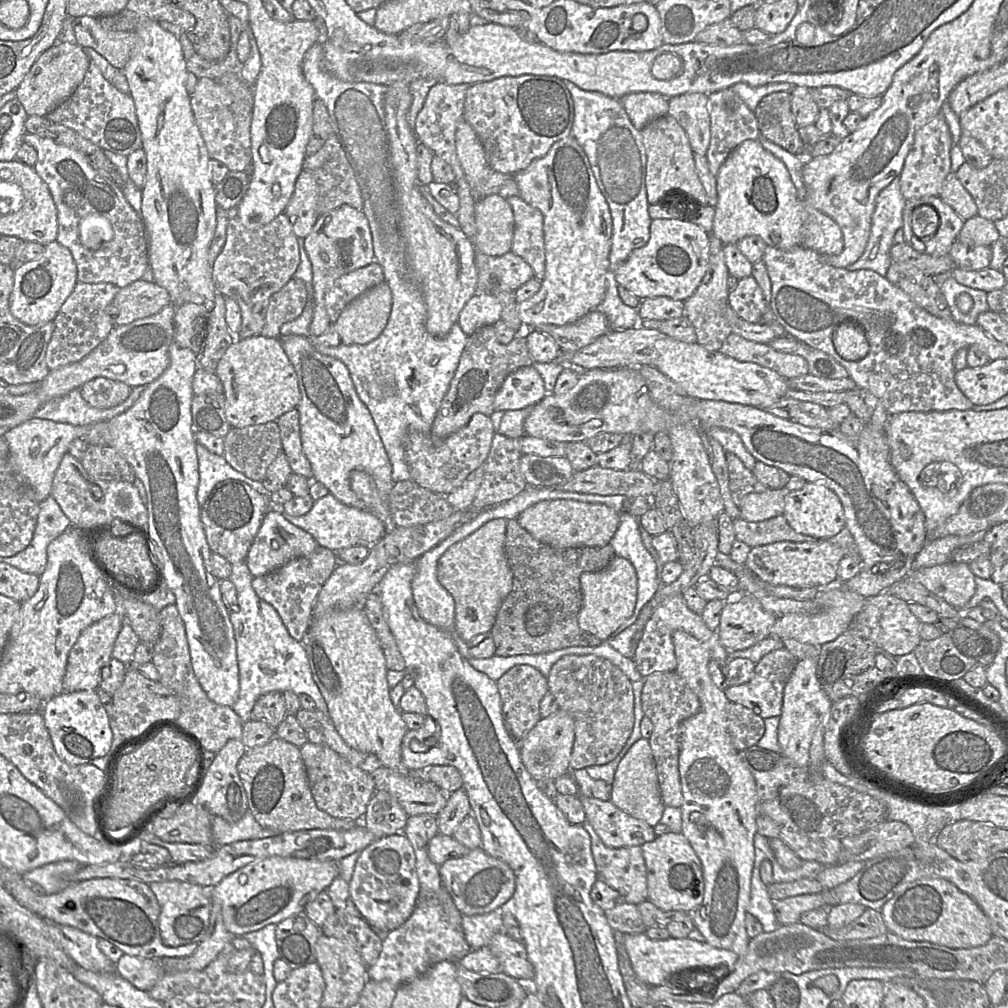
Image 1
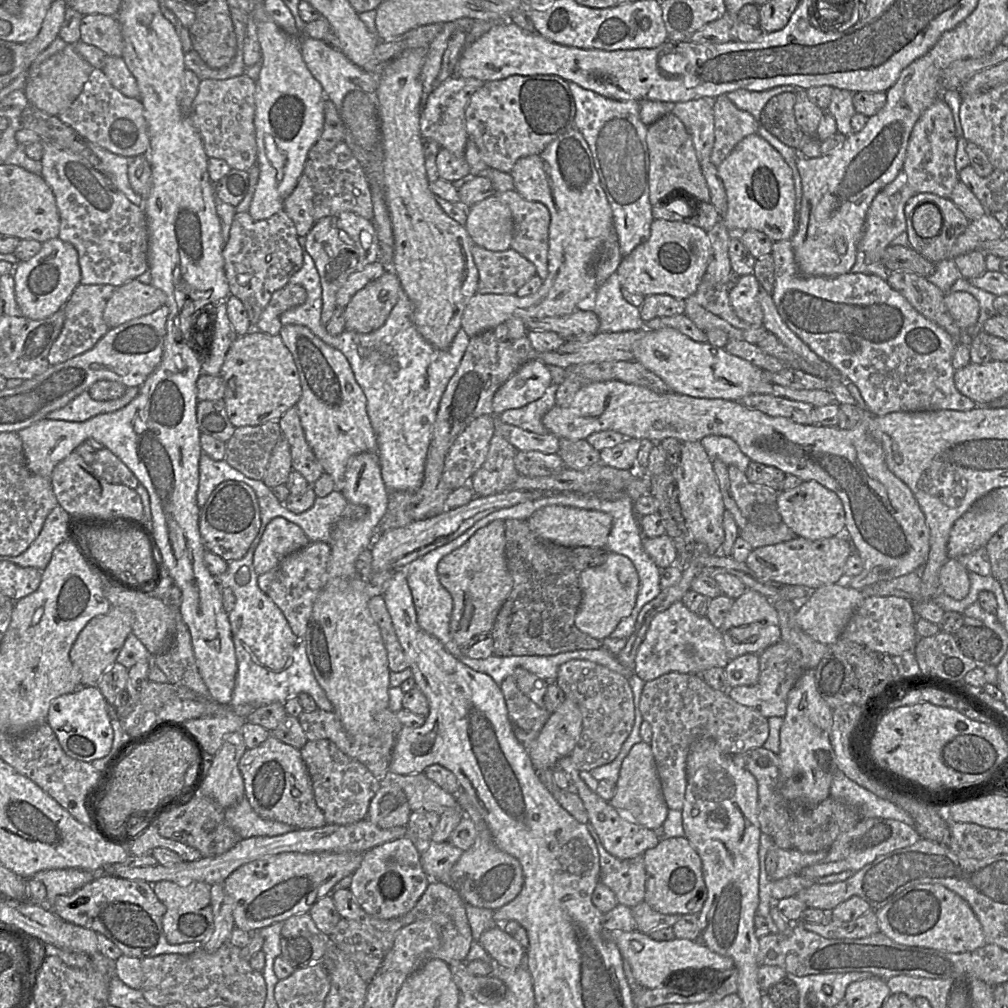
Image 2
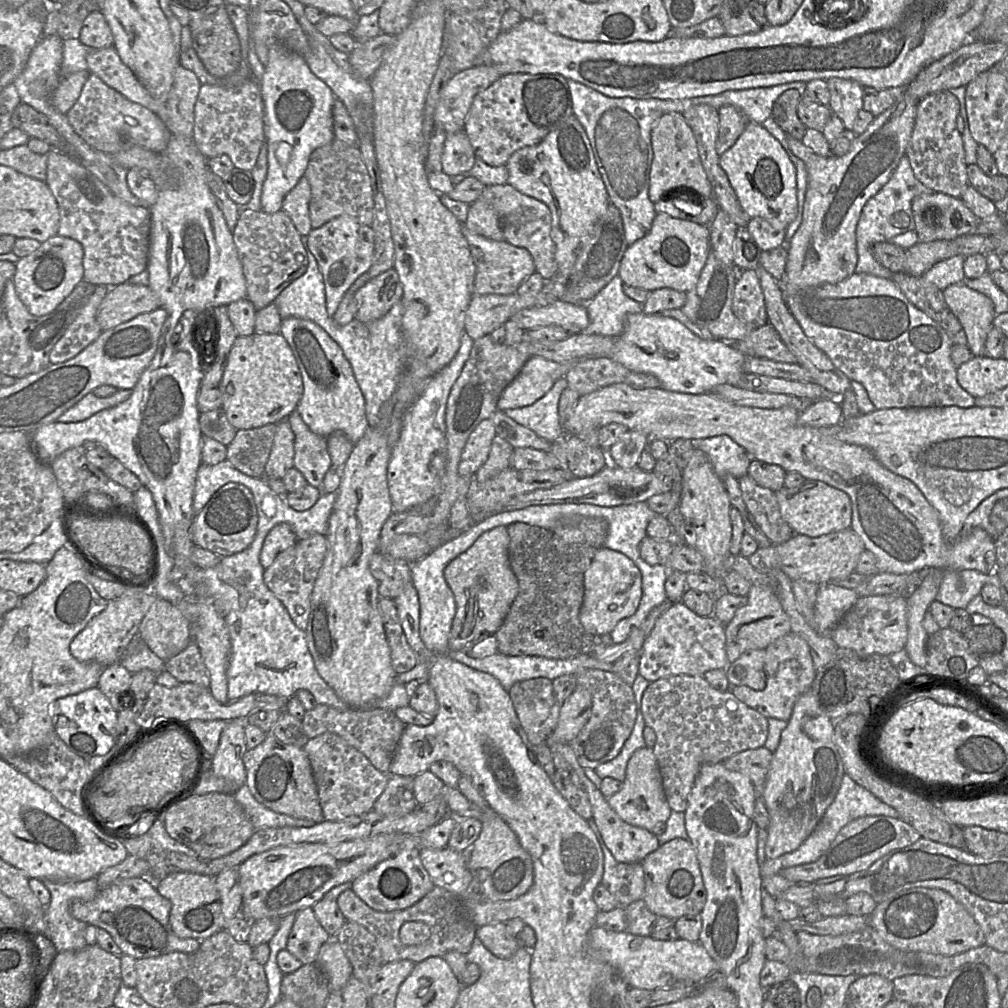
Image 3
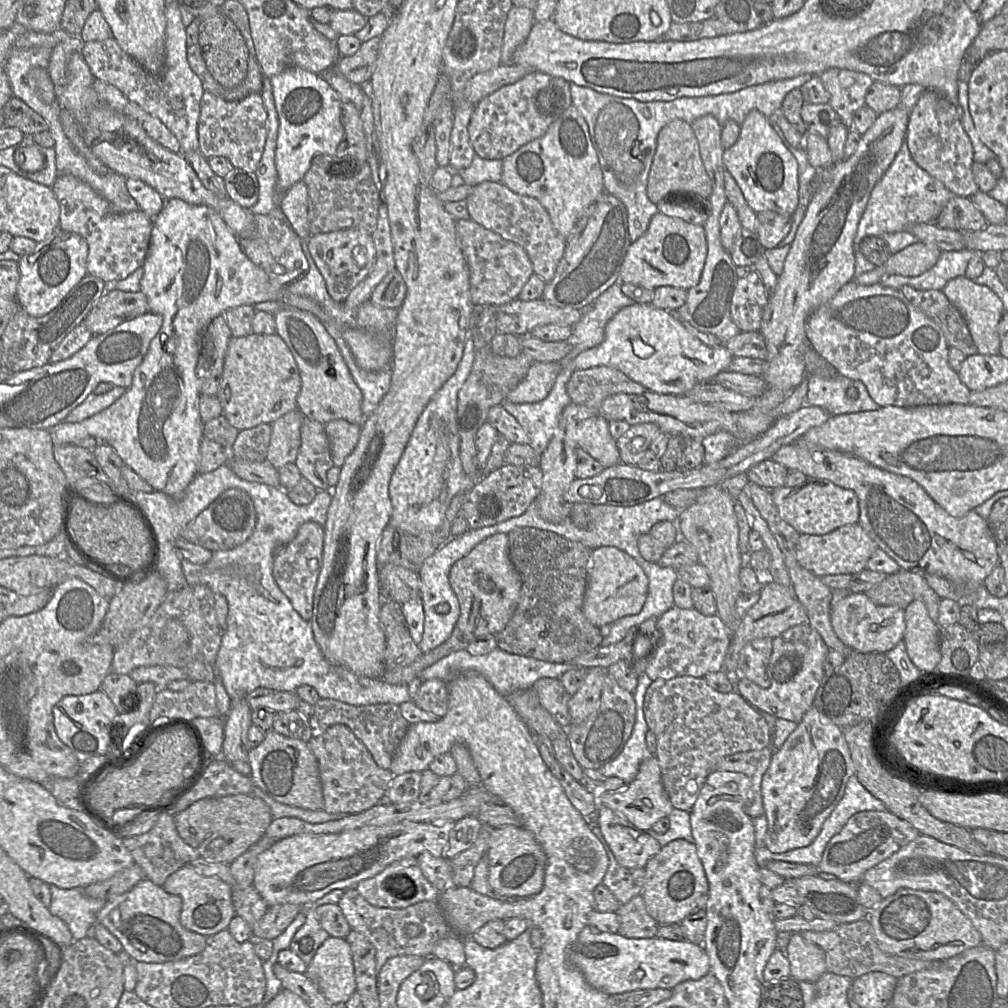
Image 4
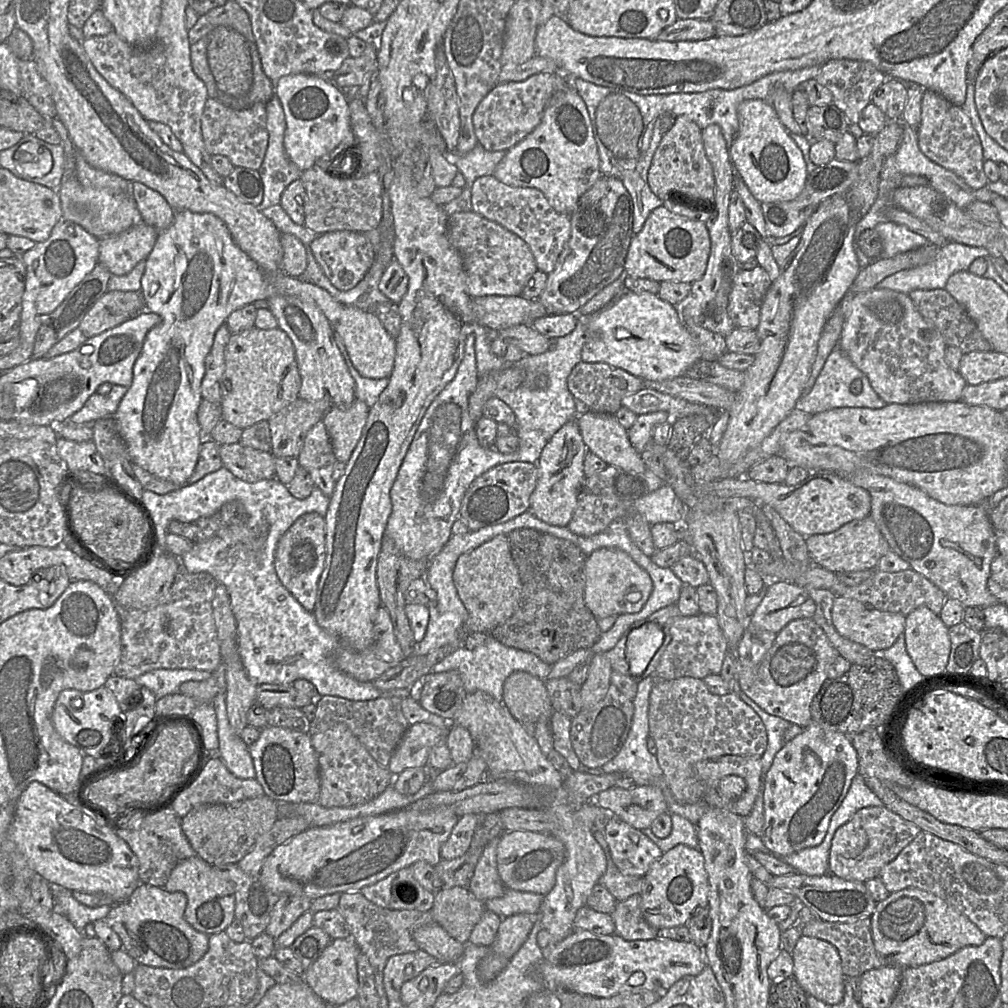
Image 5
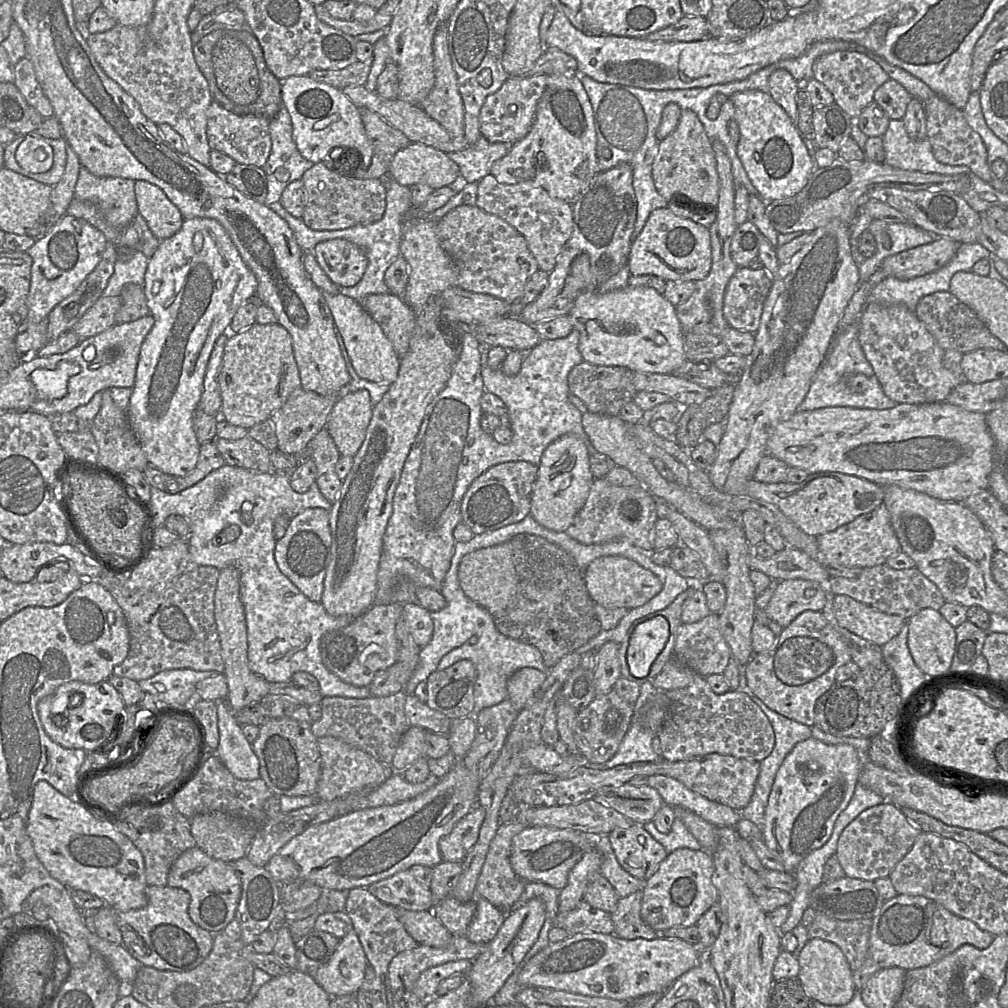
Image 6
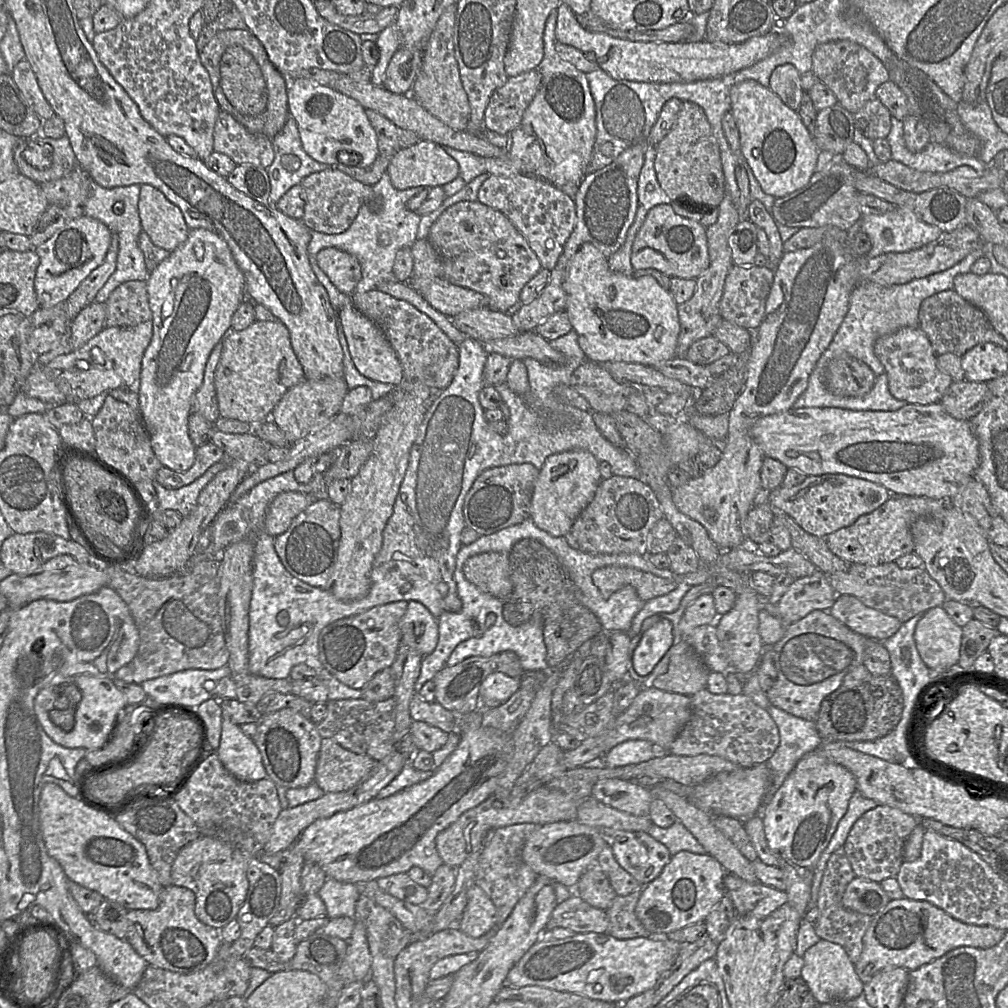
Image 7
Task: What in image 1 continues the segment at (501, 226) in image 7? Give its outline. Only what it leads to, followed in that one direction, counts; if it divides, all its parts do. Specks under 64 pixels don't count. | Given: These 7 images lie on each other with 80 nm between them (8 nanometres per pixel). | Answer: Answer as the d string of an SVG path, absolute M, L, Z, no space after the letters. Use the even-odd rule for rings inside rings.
M476 251L475 266L478 293L488 293L497 289L515 292L534 277L531 266L512 251L499 257Z

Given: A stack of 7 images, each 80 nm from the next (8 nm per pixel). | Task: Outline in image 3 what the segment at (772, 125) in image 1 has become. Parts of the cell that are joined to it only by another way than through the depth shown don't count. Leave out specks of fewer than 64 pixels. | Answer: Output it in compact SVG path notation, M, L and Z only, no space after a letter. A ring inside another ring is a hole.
M796 89L783 92L774 102L771 114L771 118L785 134L797 140L802 140L807 129L797 115L801 97L801 92Z

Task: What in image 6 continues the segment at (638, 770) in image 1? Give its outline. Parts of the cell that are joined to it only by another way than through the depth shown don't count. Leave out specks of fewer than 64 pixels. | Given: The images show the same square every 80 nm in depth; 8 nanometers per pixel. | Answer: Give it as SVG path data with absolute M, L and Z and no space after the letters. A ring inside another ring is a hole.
M605 786L598 790L595 797L601 803L628 817L634 824L644 825L652 821L657 811L664 805L659 793L652 787Z

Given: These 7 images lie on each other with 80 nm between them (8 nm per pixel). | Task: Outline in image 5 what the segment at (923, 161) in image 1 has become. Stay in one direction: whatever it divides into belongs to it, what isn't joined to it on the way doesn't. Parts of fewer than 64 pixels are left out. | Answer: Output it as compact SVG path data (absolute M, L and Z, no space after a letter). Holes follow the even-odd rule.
M924 90L921 102L921 122L916 129L922 153L937 165L954 172L971 188L987 188L989 181L983 170L983 148L970 118L946 98L934 91Z

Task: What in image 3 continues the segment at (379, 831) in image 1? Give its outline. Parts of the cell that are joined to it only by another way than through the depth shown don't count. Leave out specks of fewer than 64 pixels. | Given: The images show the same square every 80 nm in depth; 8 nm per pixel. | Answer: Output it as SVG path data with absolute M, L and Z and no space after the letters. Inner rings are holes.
M390 776L382 794L374 802L372 810L388 817L401 817L417 808L414 796L413 776Z

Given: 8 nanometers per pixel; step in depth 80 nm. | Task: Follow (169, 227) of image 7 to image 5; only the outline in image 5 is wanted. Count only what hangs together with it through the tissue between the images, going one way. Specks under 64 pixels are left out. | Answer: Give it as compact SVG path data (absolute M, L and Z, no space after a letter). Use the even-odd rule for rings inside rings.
M131 182L130 188L146 224L155 228L157 232L161 232L173 223L176 211L158 191L141 182Z

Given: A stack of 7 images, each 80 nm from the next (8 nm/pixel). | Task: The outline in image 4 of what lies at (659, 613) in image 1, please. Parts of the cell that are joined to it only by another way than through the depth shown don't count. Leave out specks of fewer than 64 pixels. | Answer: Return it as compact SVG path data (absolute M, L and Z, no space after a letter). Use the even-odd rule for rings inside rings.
M674 606L657 618L657 625L663 642L645 669L652 681L678 676L704 677L707 673L723 670L731 631L717 614L706 616L694 607L682 609Z

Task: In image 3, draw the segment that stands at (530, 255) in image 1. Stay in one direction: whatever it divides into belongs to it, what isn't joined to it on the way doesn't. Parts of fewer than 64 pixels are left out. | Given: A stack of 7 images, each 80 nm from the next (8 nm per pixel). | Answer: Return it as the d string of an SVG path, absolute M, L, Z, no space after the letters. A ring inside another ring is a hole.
M509 184L485 186L481 197L498 214L504 240L511 245L526 249L534 262L535 272L544 281L552 280L557 272L555 245L551 238L551 213L547 205L524 195Z

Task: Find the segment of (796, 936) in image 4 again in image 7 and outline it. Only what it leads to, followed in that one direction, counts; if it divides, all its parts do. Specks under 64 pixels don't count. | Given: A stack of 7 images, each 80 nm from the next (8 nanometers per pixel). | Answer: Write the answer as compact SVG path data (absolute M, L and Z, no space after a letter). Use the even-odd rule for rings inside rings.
M820 939L806 950L802 958L800 978L807 983L815 999L821 1004L849 1001L863 993L864 983L856 974L854 964L846 951L839 944Z

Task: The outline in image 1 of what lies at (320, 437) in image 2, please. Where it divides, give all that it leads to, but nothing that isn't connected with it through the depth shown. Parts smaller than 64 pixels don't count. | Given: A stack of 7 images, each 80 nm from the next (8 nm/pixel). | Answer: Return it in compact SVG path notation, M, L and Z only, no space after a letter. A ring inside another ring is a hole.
M288 335L279 339L297 375L300 436L303 452L311 465L312 480L322 483L341 503L370 511L350 487L351 472L363 470L373 478L381 500L386 503L394 486L392 466L373 418L357 395L347 366L318 352L310 337Z

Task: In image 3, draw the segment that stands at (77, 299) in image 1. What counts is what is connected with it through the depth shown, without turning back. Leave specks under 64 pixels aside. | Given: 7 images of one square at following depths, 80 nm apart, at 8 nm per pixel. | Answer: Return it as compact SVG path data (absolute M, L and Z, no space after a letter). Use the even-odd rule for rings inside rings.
M96 285L86 305L50 352L51 364L72 359L101 335L103 331L96 321L96 312L108 290L107 286Z

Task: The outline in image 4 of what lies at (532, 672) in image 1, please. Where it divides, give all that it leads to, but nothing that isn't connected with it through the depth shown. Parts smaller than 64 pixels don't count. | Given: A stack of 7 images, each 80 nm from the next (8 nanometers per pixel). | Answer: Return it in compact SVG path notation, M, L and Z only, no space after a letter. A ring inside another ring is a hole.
M544 677L535 681L532 688L537 692L541 705L563 728L570 725L568 702L571 698L558 678Z

